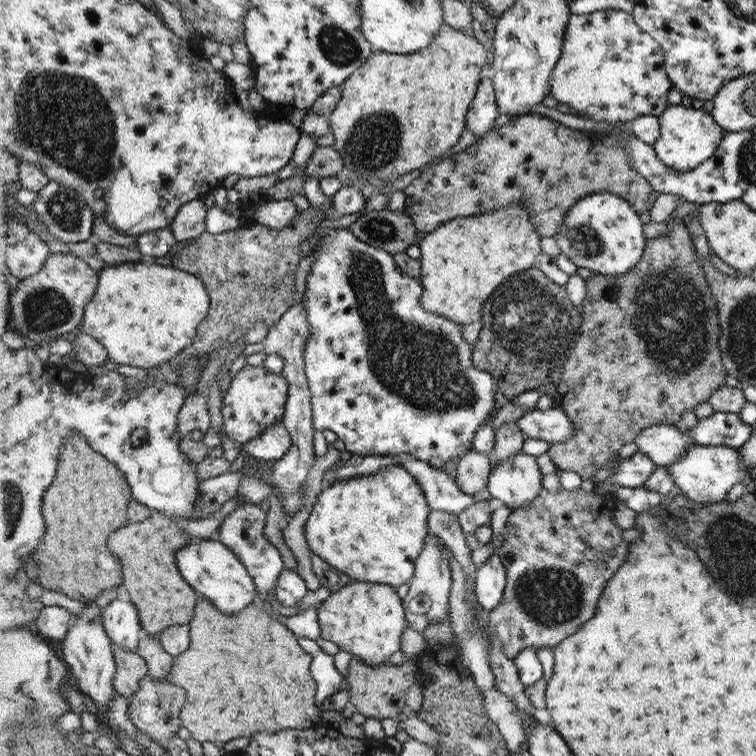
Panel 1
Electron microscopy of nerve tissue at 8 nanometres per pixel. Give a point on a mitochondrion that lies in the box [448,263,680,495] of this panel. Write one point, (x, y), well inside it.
(524, 313)

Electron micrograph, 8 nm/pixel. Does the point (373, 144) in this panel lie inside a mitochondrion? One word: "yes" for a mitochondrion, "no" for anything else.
yes

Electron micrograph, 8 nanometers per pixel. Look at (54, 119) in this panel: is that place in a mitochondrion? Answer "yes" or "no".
yes

